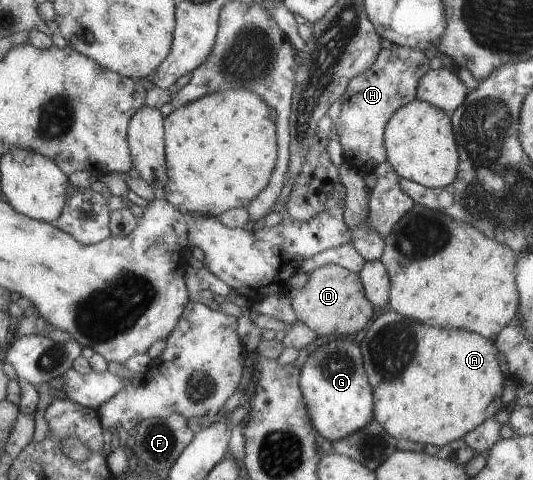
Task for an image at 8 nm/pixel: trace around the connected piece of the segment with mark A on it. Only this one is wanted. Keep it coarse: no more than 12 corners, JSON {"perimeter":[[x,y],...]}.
{"perimeter":[[394,309],[359,345],[374,421],[442,447],[506,406],[490,339]]}

